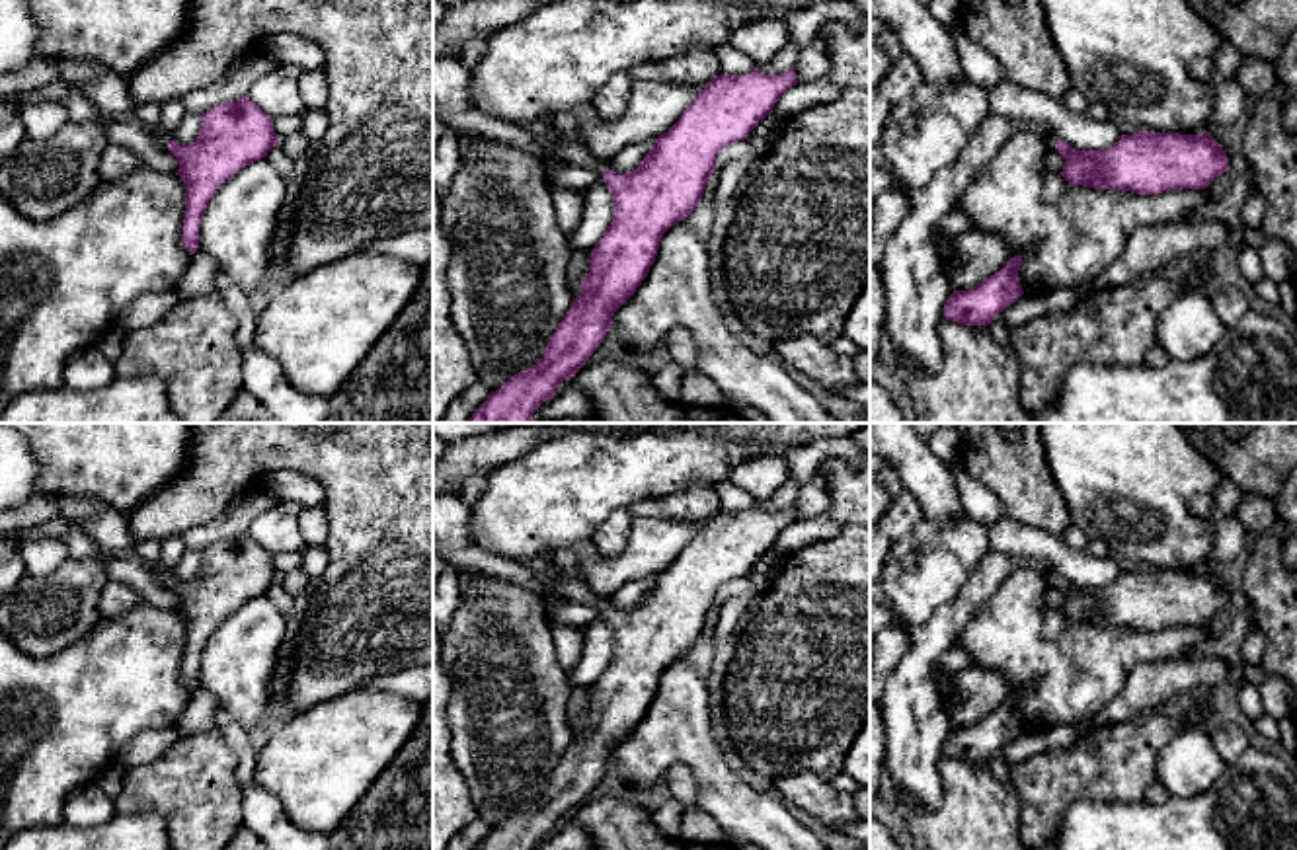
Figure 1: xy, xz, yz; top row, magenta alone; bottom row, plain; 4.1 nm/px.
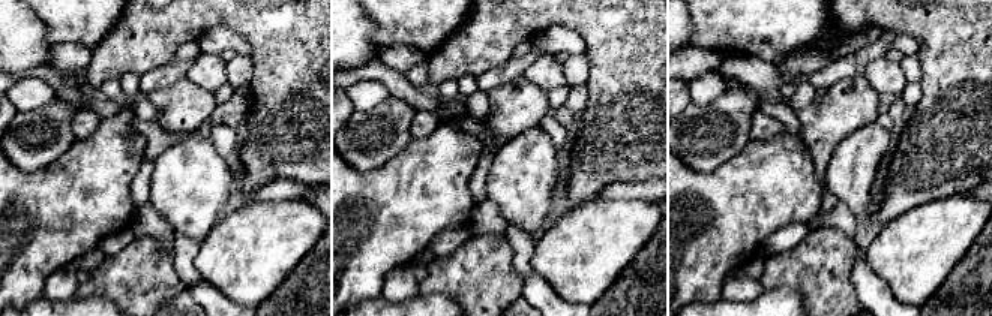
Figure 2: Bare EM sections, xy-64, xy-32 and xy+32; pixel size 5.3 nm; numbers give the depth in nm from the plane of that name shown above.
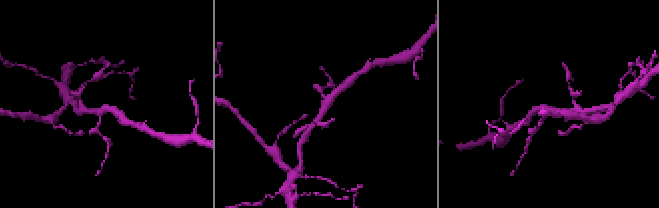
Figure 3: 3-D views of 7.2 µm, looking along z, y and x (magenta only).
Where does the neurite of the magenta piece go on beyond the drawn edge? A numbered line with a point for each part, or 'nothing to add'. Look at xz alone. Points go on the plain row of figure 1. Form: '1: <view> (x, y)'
1: xz (570, 587)

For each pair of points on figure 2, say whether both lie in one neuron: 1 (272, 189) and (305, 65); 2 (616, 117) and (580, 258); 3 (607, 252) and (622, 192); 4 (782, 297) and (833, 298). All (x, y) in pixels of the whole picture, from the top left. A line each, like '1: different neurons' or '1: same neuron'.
1: different neurons
2: different neurons
3: different neurons
4: different neurons

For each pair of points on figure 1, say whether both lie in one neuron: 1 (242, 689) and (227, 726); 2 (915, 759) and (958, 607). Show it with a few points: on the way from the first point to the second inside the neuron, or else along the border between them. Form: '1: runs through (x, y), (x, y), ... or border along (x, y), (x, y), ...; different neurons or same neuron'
1: border along (217, 700), (246, 730); different neurons
2: runs through (915, 722), (915, 667), (927, 644); same neuron

